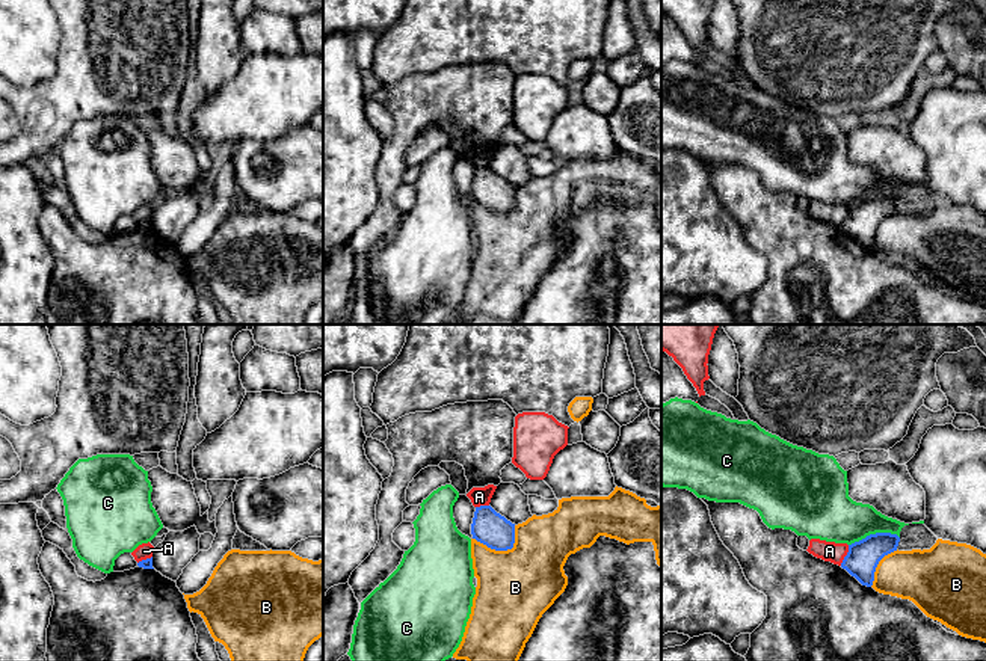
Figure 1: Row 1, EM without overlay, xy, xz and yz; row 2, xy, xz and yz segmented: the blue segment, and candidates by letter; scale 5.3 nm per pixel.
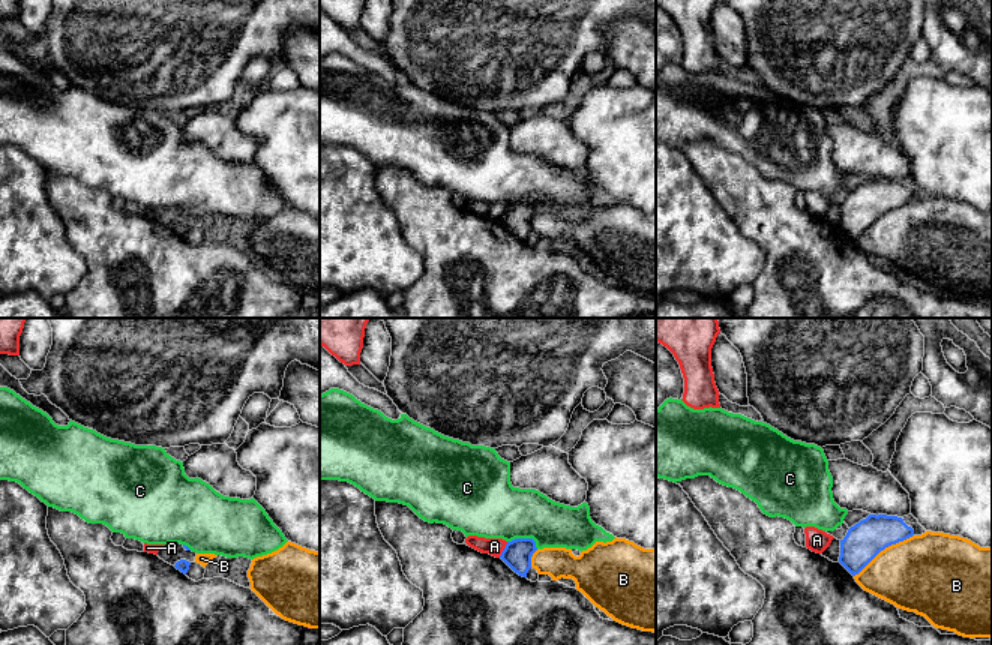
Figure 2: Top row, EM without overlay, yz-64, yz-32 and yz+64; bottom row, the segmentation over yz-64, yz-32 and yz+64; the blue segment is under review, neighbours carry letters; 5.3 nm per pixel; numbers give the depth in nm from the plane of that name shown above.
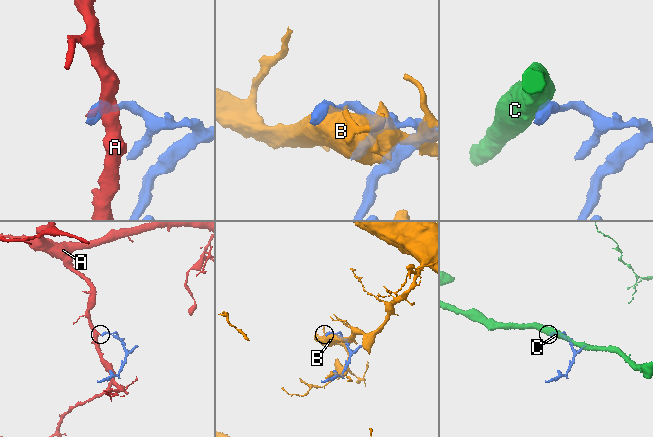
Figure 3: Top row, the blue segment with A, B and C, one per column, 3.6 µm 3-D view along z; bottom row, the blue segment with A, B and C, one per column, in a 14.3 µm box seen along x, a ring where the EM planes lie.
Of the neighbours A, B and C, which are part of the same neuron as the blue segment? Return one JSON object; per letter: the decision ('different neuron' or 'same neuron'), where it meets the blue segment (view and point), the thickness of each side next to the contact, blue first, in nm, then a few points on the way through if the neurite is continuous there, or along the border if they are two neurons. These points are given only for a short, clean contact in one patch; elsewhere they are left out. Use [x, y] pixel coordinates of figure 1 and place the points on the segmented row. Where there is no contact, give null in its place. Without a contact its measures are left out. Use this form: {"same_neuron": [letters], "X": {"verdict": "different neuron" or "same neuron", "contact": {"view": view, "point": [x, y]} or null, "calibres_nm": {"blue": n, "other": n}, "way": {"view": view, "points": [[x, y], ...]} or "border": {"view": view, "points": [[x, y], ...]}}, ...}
{"same_neuron": [], "A": {"verdict": "different neuron", "contact": {"view": "yz", "point": [846, 556]}, "calibres_nm": {"blue": 170, "other": 110}, "border": {"view": "yz", "points": [[849, 545], [849, 551], [840, 565]]}}, "B": {"verdict": "different neuron", "contact": {"view": "xz", "point": [503, 550]}, "calibres_nm": {"blue": 180, "other": 400}}, "C": {"verdict": "different neuron", "contact": {"view": "yz", "point": [873, 534]}, "calibres_nm": {"blue": 170, "other": 280}, "border": {"view": "yz", "points": [[899, 536], [890, 533], [867, 534], [849, 545]]}}}

